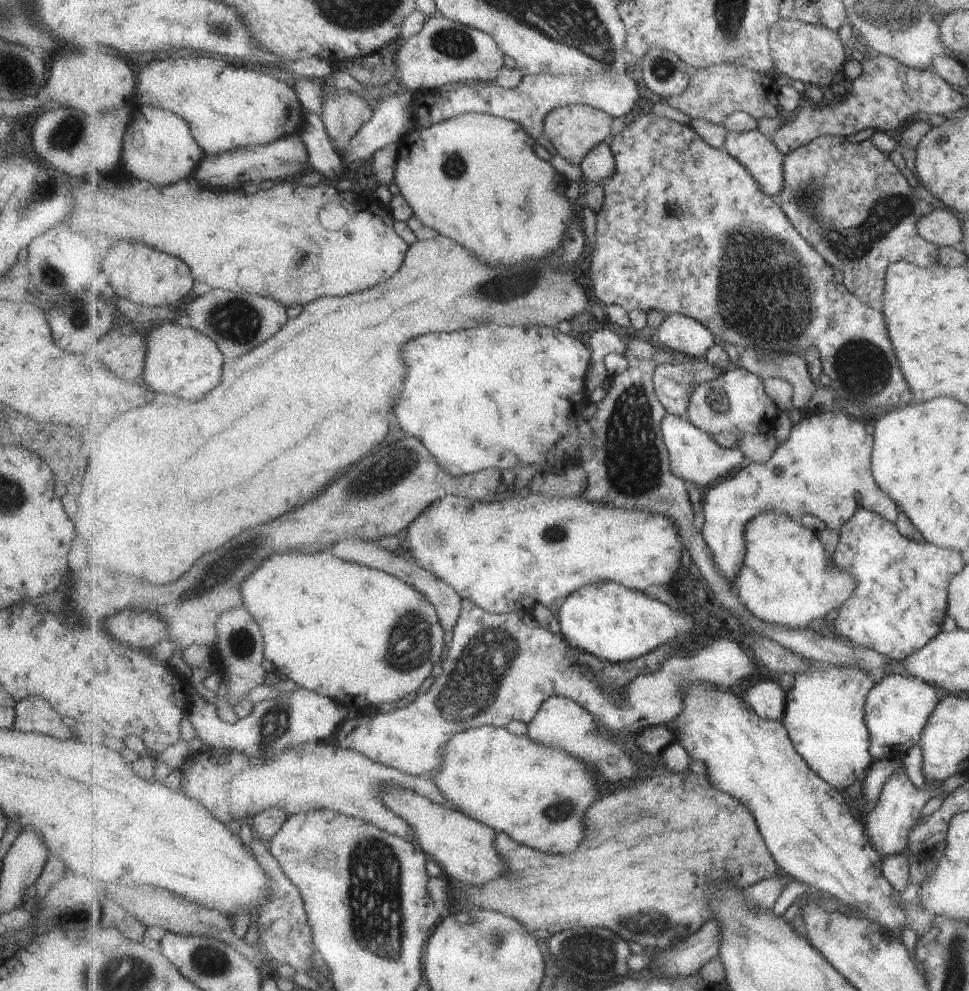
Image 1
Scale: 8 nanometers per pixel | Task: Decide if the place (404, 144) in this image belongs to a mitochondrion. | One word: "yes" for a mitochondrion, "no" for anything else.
no

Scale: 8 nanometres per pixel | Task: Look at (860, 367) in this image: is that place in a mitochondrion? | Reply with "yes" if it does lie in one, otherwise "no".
yes

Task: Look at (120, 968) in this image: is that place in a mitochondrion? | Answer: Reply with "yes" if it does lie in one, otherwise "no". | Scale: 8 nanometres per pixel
yes

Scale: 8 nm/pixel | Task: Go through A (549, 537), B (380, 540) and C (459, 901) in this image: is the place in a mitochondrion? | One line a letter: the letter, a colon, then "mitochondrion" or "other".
A: mitochondrion
B: other
C: other

